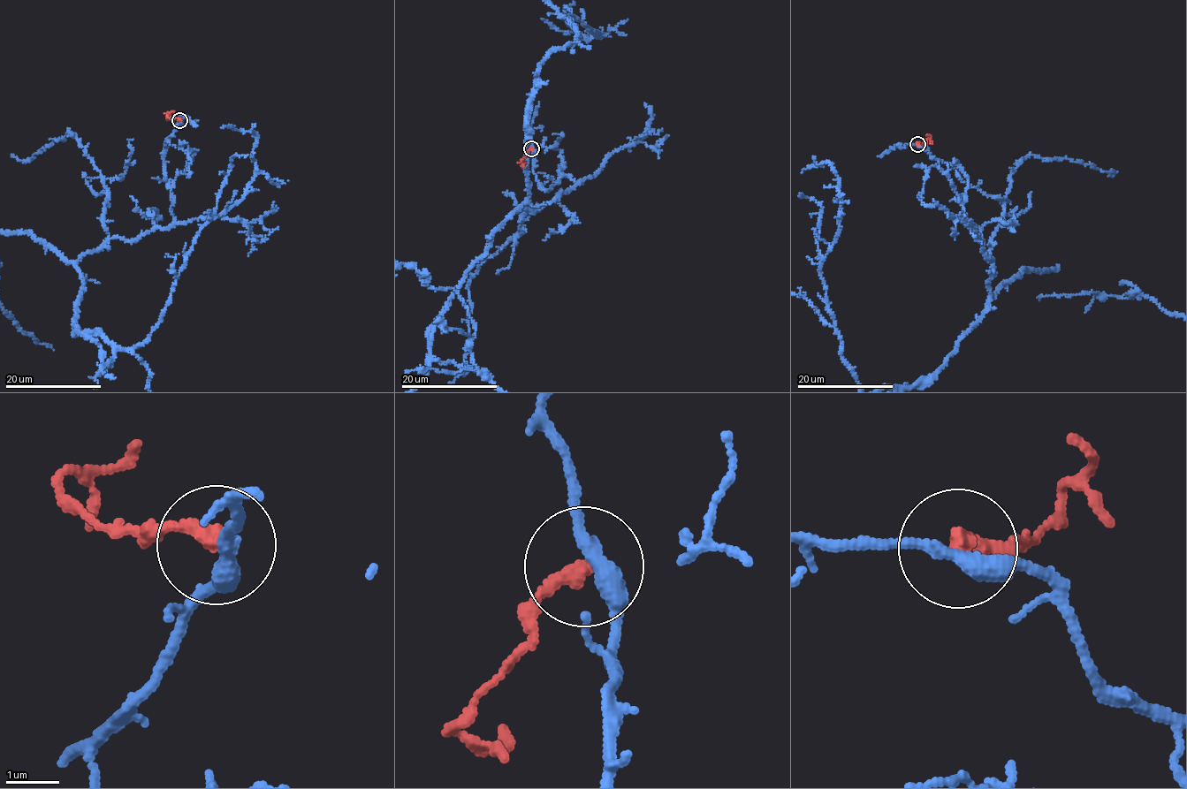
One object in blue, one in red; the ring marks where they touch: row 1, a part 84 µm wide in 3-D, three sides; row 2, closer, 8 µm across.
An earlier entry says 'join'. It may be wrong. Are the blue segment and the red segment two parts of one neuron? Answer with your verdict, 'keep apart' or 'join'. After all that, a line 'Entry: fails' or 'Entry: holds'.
keep apart
Entry: fails

